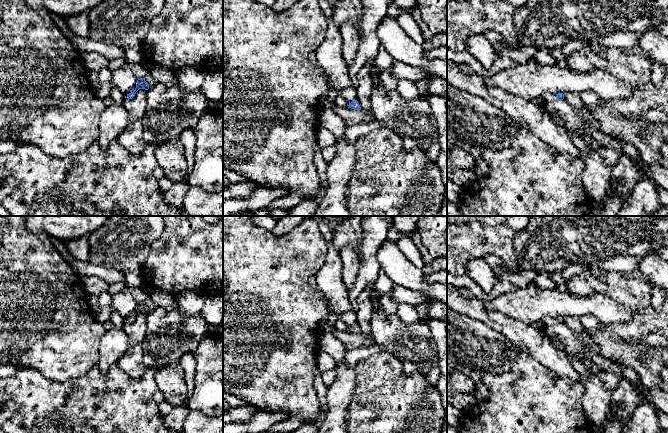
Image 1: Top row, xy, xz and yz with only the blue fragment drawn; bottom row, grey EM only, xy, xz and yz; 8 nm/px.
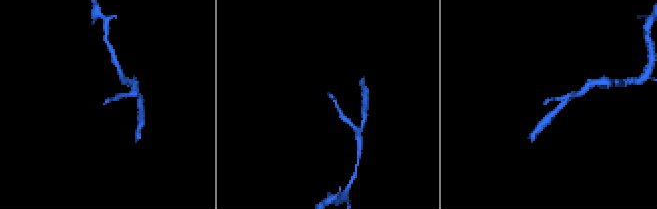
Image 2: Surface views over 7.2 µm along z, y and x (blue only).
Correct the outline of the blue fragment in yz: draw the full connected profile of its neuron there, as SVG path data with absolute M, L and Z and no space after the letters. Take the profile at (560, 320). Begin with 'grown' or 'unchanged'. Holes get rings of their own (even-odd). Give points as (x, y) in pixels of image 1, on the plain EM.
grown | M544 316L542 319L542 322L545 325L555 325L555 324L563 324L564 323L564 318L563 317L558 317L558 318L553 318L550 316Z

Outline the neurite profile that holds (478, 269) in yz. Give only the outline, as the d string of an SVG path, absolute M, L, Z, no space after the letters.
M483 258L468 260L466 274L485 292L490 293L498 278Z

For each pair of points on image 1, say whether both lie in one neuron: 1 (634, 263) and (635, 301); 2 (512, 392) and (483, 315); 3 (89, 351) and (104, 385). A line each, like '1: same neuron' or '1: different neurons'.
1: different neurons
2: different neurons
3: different neurons

